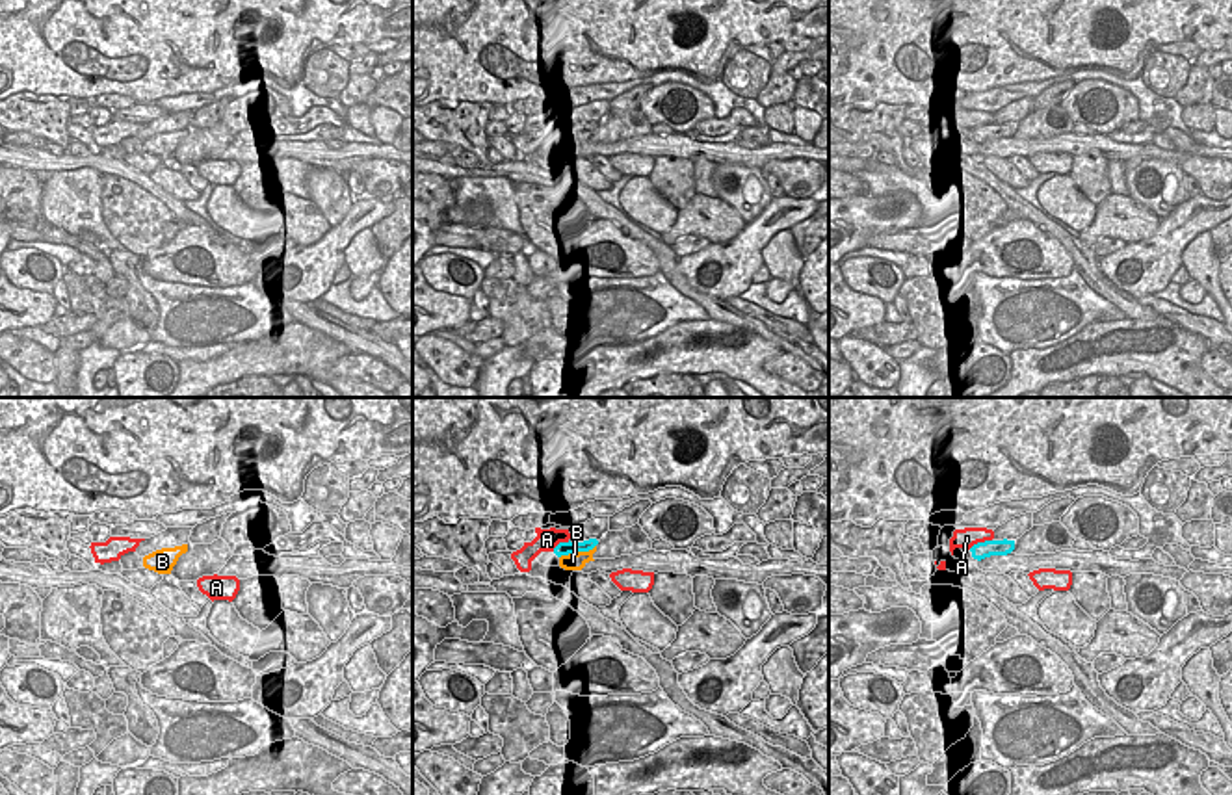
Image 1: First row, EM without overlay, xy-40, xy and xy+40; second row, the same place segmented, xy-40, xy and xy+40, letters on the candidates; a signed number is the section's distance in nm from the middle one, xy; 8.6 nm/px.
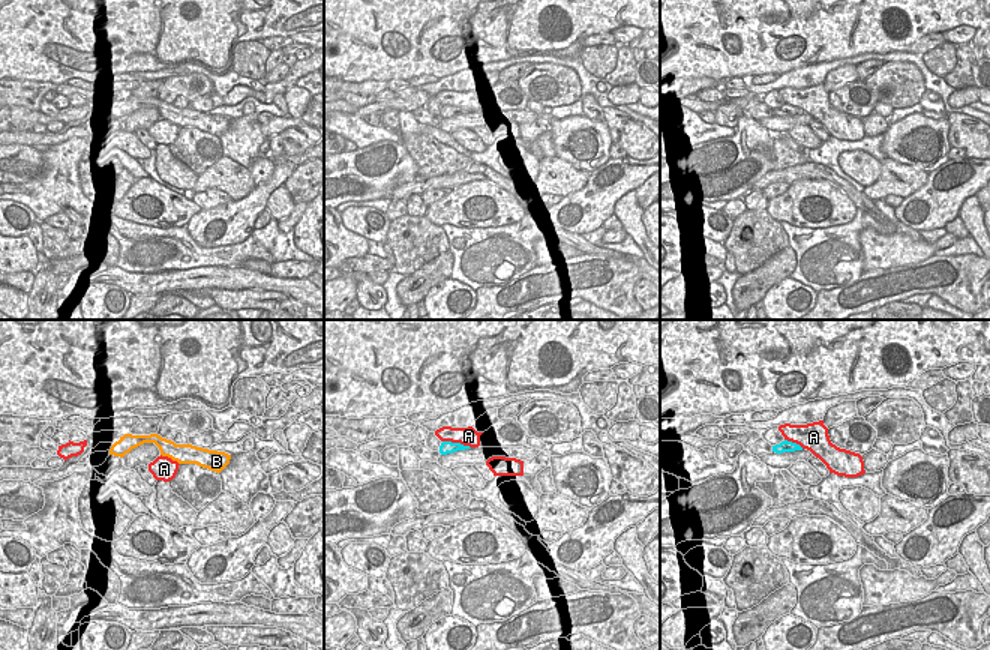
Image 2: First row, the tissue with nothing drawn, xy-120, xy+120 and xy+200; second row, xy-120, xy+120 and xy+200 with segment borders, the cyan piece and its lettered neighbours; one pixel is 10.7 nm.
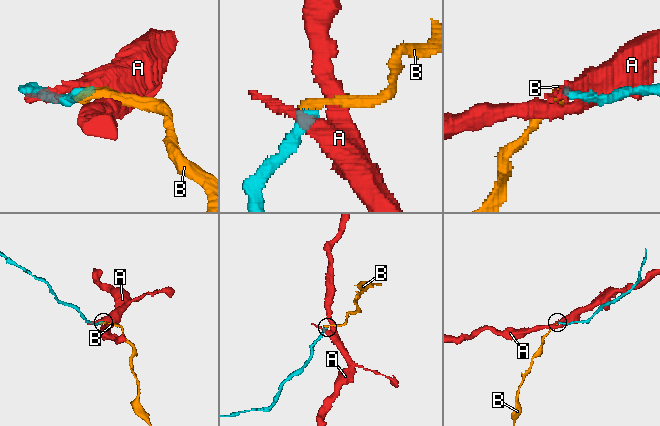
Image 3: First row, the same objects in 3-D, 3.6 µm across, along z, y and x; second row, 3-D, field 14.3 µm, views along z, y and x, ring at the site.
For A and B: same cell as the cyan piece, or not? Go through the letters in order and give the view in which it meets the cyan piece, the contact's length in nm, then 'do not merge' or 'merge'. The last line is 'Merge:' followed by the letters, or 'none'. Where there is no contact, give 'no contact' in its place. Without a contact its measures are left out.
A: meets cyan in xy+40; contact 220 nm long; do not merge
B: meets cyan in xy; contact 340 nm long; merge
Merge: B

